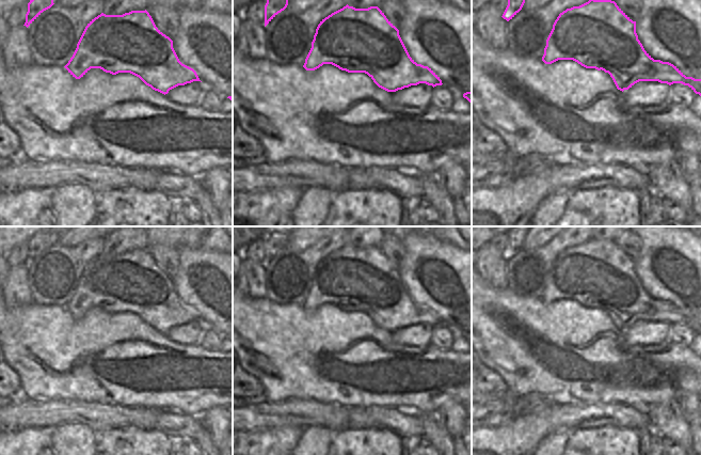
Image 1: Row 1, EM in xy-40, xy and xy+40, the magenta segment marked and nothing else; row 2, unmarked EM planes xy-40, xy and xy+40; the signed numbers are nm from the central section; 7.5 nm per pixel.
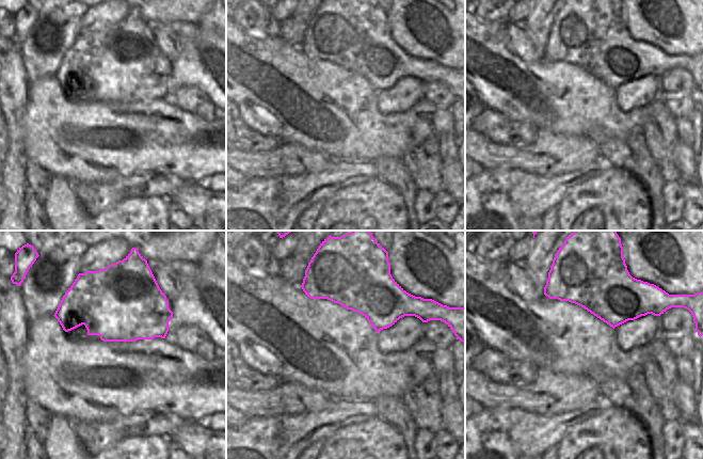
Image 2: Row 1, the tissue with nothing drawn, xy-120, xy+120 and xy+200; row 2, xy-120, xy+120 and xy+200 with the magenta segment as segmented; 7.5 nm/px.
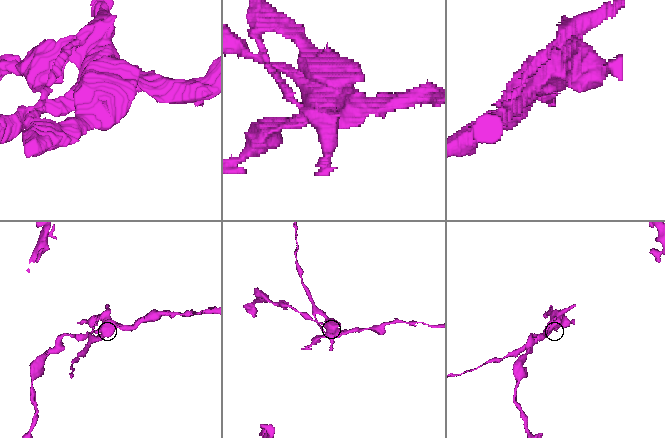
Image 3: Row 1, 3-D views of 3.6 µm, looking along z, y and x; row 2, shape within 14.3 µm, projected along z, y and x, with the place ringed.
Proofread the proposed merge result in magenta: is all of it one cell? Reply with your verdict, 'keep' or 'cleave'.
cleave

